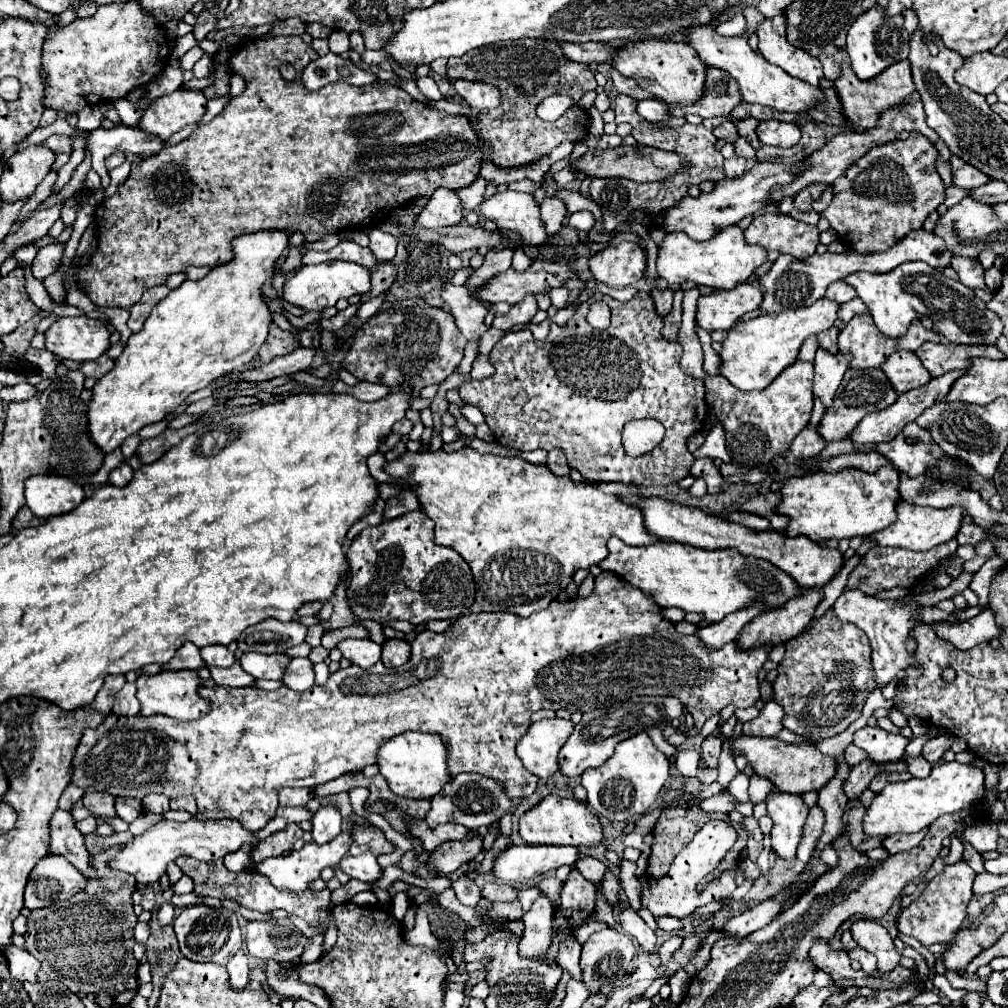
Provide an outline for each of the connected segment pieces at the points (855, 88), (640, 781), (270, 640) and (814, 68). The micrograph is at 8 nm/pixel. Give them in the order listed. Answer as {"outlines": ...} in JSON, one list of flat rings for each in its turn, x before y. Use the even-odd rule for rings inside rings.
{"outlines":[[[901,61,901,63,895,63,893,67,887,67,873,81,859,81,857,75,853,73,853,69,845,65,841,77,835,81,835,87,837,87,839,99,843,103,843,113,847,115,847,119,851,123,863,125,867,129,877,127,881,113,885,113,887,109,893,109,893,107,903,107,909,101,909,97,915,93,909,61]],[[641,731,641,735,621,741,615,747,615,753,599,769,589,769,581,775,587,803,599,817,611,821,629,821,631,817,643,815,657,801,659,791,669,779,669,765,669,759,655,749,651,737]],[[265,619,265,623,257,623,257,627,247,627,239,639,237,647,257,653,285,653,289,647,303,643,307,637,307,627,299,621,281,623,279,619]],[[783,15,765,19,765,23,757,29,757,37,759,37,759,51,769,63,781,67,789,75,805,83,819,85,819,81,823,79,821,61,813,59,813,55,809,55,807,51,793,47,785,39,785,17]]]}

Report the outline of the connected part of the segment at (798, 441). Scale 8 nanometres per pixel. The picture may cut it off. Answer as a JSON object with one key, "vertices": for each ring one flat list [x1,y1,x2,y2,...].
{"vertices":[[805,427,791,443,791,457,795,461,807,461,811,457,817,457,821,451,825,449,825,439,821,439,821,435,817,435,815,429]]}

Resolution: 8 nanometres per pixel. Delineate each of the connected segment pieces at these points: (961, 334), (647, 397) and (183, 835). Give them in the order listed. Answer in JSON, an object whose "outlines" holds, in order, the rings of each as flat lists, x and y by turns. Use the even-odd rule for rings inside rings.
{"outlines":[[[923,261,903,263,889,273,853,273,845,283,853,285,857,295,865,301,877,329,893,339,905,335,911,321,921,317,929,317,935,331,949,343,995,343,1003,331,1001,319,987,309,985,301,963,283,947,279,941,269,933,269]],[[597,291,587,303,579,305,573,319,563,327,551,323,551,331,545,341,537,341,529,329,507,333,491,349,491,365,495,367,495,373,481,381,471,379,463,383,459,387,459,395,465,403,481,409,485,423,501,445,517,451,551,451,553,447,559,447,565,451,569,467,575,467,587,481,621,481,641,487,679,483,683,477,687,477,689,467,695,461,695,455,687,449,687,439,703,427,709,409,705,403,703,381,693,379,679,369,683,349,679,343,667,341,661,329,663,319,657,315,653,299,647,291,639,291,627,303,615,301],[595,301,605,301,611,307,611,325,605,331,593,329,587,323,589,307],[637,417,661,421,665,425,665,437,651,453,629,457,623,451,621,433,623,425]],[[191,819,187,823,161,821,149,827,143,835,137,835,131,843,127,843,125,849,119,851,119,855,109,861,109,867,113,867,115,871,127,871,135,875,139,883,151,885,165,873,165,867,177,857,195,857,201,861,215,861,215,859,225,857,231,851,237,851,243,845,255,845,257,841,259,841,257,835,253,831,245,831,245,827,241,827,241,823,237,823,235,819,215,819,215,821]]]}

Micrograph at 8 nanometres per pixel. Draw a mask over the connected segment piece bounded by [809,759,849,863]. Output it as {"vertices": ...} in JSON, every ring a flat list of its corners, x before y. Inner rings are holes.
{"vertices":[[839,759,841,767,839,767,839,775,837,779,831,779,831,783,827,783,821,791,819,791,819,801,817,805,823,809,825,813,825,825,823,825,823,833,815,845,815,853,811,855,809,863,821,855,821,851,825,849,825,845,829,845,839,833,841,833,841,815,845,811,845,803,847,803,847,797,843,795,841,791,841,785,849,773,849,765,845,763,845,759]]}

